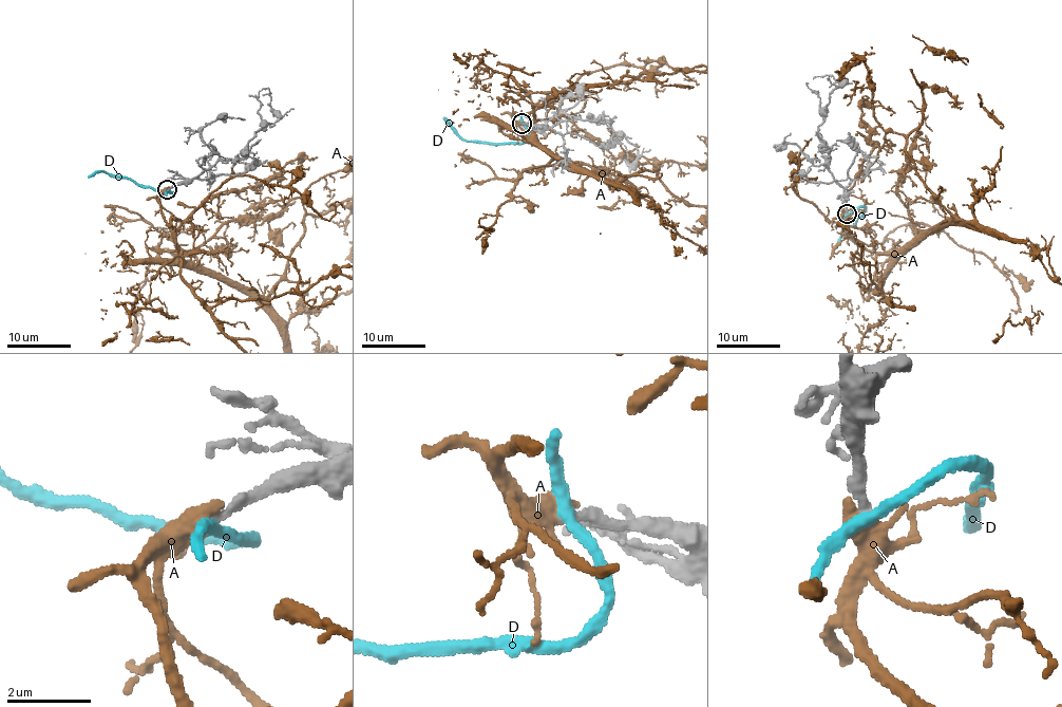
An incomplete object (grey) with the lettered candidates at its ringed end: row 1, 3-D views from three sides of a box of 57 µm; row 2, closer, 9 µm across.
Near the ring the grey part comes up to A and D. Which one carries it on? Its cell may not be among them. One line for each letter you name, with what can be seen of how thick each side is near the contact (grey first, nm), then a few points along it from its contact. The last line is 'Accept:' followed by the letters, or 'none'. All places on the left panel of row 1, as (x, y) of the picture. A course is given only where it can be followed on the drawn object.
A: 280 nm thick on the grey side, 400 nm on the other
Accept: A

